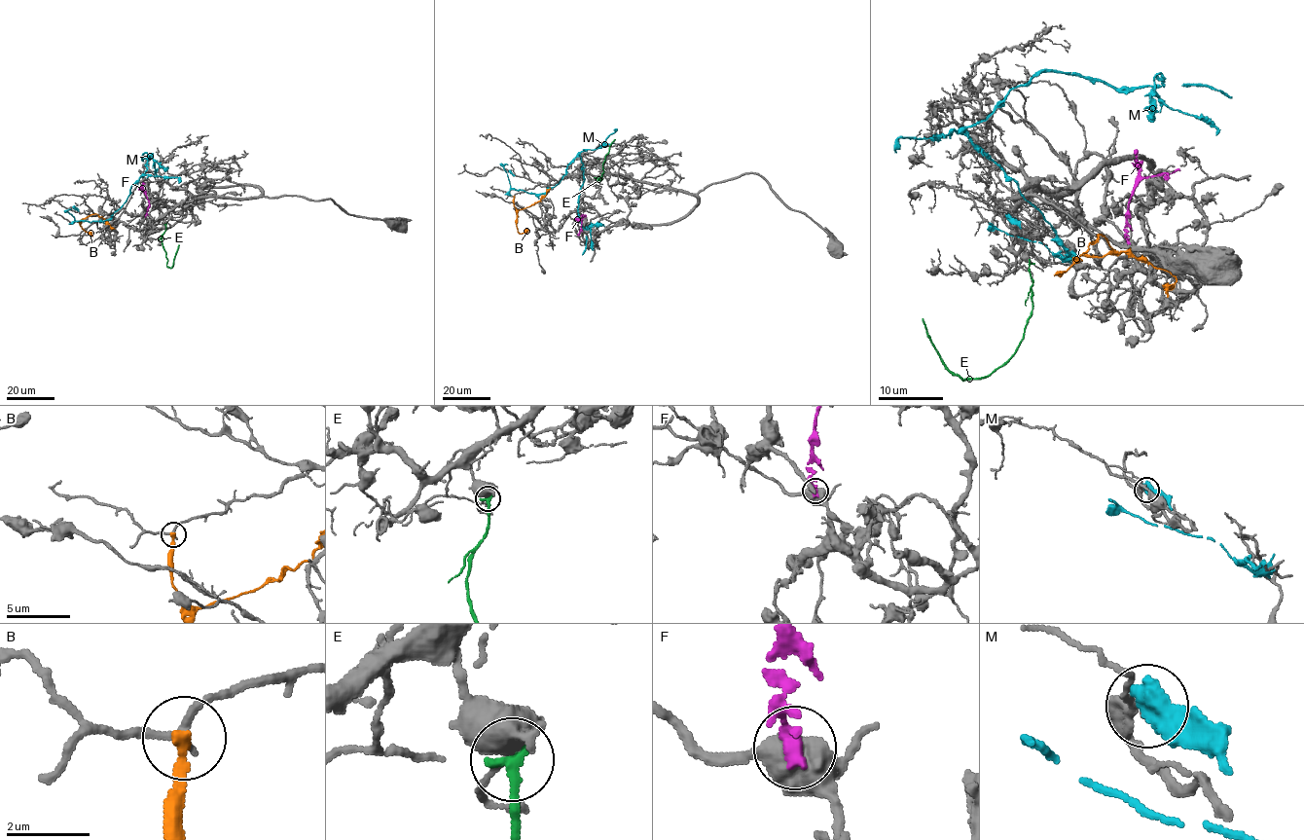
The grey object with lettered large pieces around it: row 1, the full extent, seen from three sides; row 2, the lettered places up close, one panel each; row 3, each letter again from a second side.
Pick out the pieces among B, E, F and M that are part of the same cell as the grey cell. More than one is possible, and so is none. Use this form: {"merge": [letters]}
{"merge": []}

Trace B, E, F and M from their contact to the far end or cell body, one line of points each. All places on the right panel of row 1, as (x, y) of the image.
B: (1074, 256), (1102, 256), (1111, 248), (1099, 235), (1065, 271), (1053, 275)
E: (1031, 263), (1032, 314), (1020, 346), (987, 376), (966, 379), (953, 374), (932, 342), (923, 319)
F: (1128, 241), (1128, 201), (1134, 187), (1143, 178), (1179, 168)
M: (1008, 217), (1018, 237), (1069, 253), (966, 129), (1042, 72), (1116, 88), (1160, 75), (1155, 92), (1216, 134)

